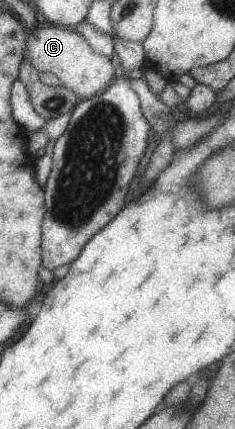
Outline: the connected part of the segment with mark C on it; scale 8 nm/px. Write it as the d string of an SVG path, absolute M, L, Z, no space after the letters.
M40 20L28 35L28 58L40 72L53 72L57 75L62 86L74 92L79 100L88 99L95 94L95 90L103 90L109 86L113 78L113 64L107 57L97 56L83 36L73 32L73 28L58 27Z

